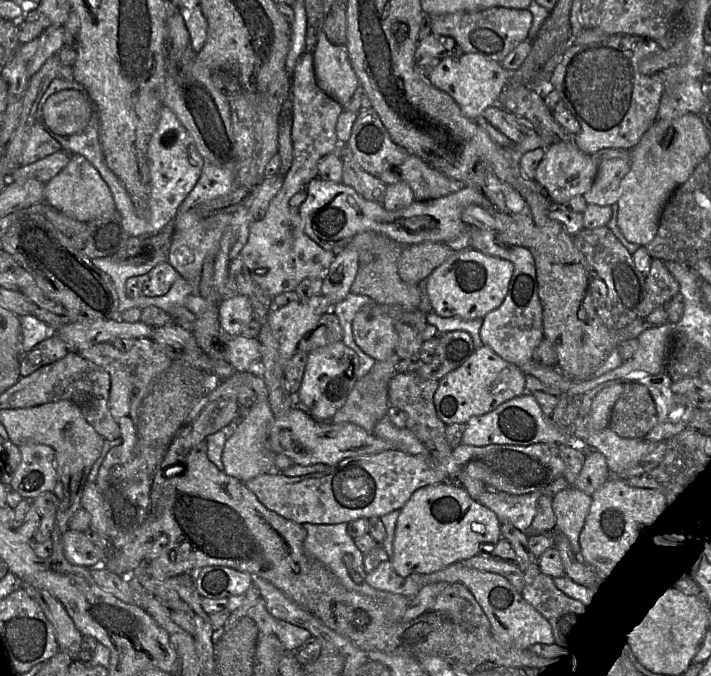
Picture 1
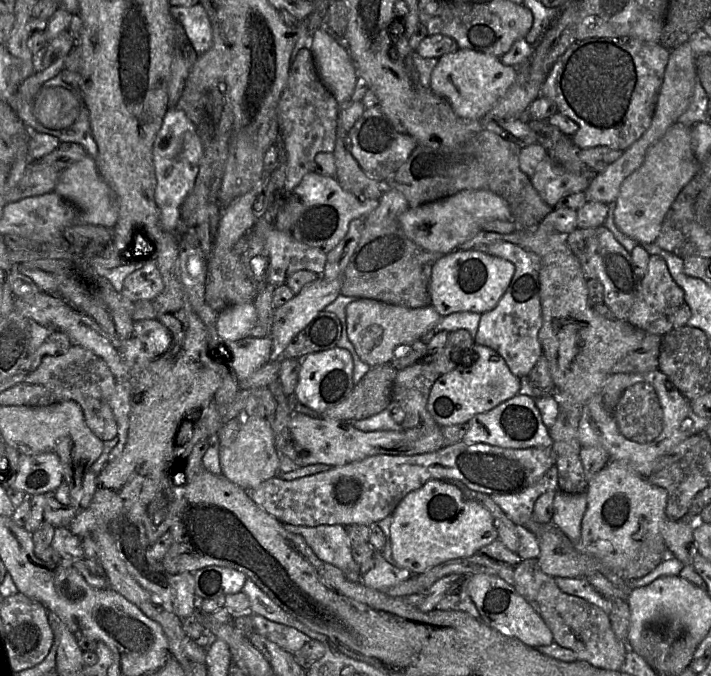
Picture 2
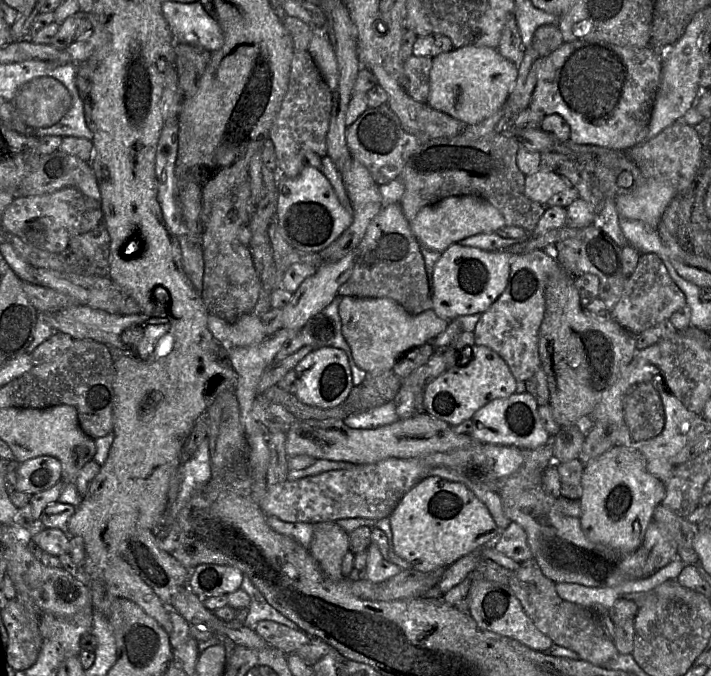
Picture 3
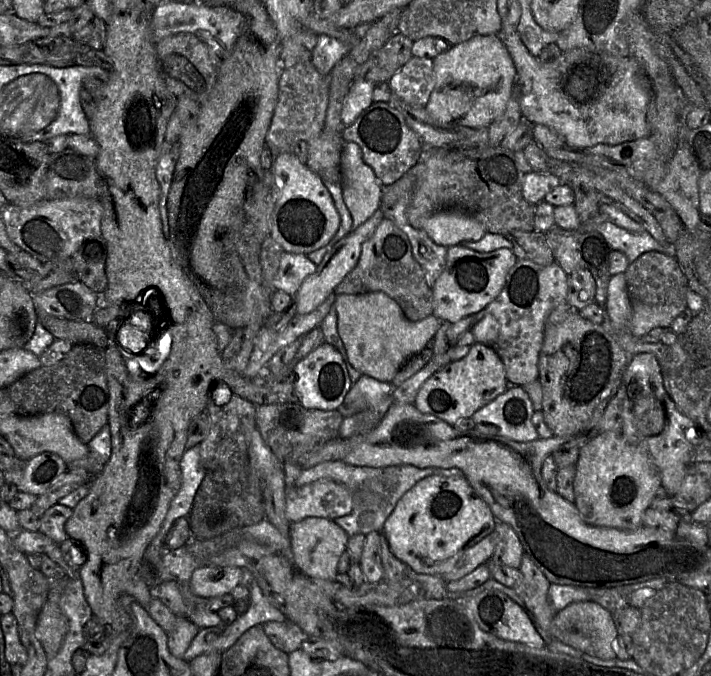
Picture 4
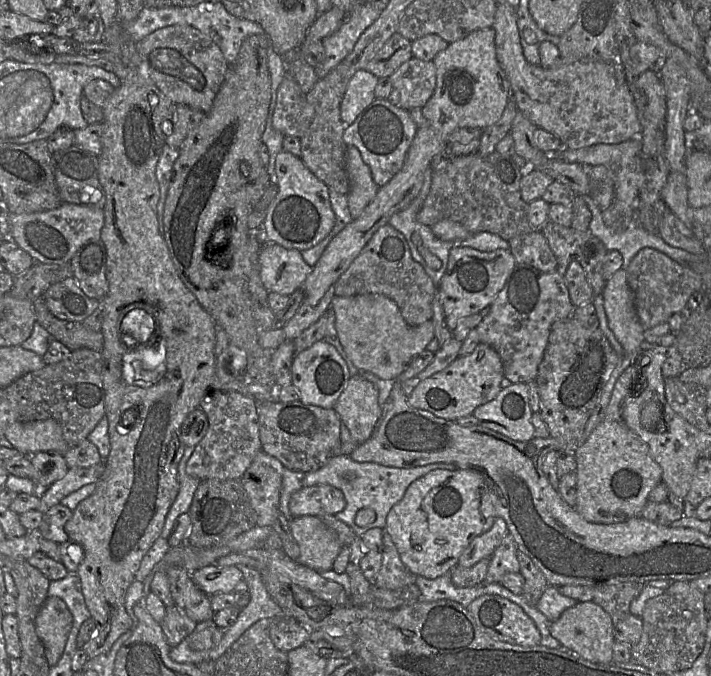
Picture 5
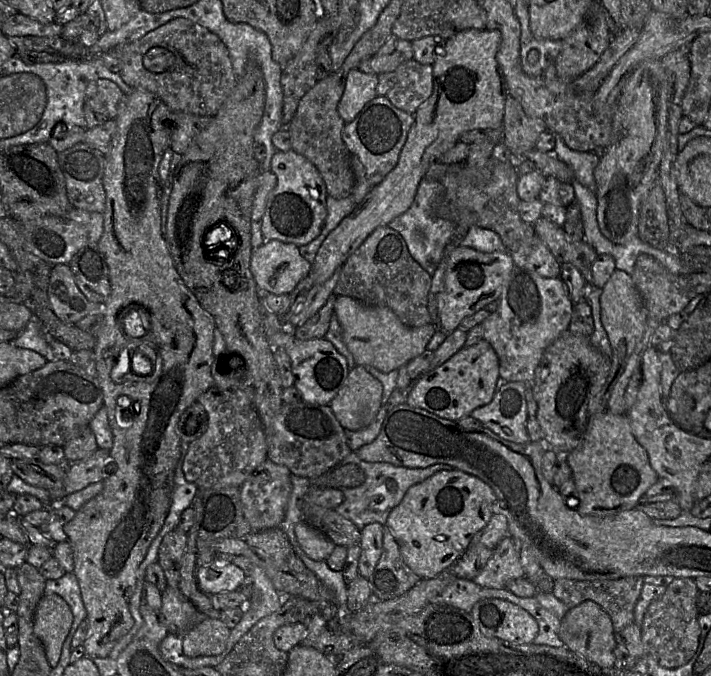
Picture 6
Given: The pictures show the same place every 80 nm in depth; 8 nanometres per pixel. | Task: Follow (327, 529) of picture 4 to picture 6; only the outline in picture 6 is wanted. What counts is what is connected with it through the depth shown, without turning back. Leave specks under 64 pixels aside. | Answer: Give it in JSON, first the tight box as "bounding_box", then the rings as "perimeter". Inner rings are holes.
{"bounding_box":[294,520,336,561],"perimeter":[[[303,520],[295,525],[294,533],[301,549],[314,561],[326,561],[336,547],[328,536]]]}

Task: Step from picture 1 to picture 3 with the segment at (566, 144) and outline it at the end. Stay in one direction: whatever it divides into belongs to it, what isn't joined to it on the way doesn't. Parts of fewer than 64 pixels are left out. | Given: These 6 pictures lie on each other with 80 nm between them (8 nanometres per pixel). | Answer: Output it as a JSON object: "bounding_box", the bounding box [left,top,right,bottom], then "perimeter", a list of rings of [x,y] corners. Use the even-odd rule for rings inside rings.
{"bounding_box":[525,168,570,205],"perimeter":[[[540,168],[535,173],[525,175],[526,196],[542,205],[547,205],[552,196],[570,186],[570,183],[554,170]]]}

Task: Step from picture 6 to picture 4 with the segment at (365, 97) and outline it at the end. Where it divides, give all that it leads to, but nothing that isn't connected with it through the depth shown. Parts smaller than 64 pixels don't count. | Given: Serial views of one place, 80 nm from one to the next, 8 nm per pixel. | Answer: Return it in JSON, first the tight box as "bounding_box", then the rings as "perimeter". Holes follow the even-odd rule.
{"bounding_box":[341,79,376,127],"perimeter":[[[358,79],[352,82],[341,110],[341,121],[345,127],[352,125],[360,113],[373,104],[376,84]]]}

